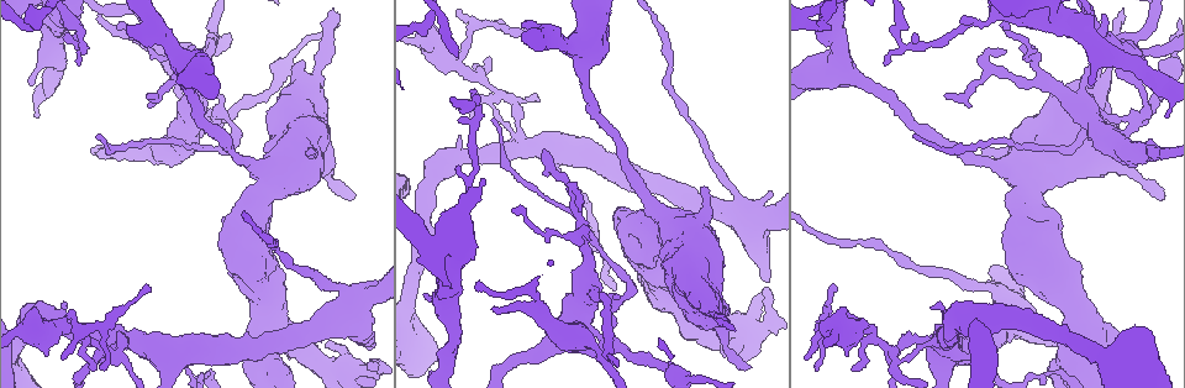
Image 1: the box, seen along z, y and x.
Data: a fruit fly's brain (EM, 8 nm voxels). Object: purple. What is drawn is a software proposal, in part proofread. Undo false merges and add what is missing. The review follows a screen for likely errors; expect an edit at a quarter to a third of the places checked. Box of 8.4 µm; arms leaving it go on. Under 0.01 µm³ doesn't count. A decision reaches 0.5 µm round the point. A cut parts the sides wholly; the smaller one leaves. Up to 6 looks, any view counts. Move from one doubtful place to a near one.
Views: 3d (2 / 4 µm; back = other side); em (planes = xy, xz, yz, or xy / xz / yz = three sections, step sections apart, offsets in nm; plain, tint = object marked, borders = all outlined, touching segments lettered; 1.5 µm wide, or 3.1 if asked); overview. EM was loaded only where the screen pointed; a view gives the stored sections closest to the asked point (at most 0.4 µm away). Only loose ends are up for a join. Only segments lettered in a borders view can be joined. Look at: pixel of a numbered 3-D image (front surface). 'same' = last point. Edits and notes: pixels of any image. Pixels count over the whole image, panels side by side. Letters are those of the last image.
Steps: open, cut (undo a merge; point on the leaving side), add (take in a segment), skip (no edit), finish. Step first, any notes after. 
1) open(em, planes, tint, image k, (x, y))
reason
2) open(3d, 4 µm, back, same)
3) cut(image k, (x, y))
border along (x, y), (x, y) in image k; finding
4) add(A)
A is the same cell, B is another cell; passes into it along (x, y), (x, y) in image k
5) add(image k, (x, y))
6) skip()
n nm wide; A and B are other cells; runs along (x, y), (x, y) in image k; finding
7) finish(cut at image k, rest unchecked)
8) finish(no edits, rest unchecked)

open(em, planes, borders, image 1, (1012, 192))
stops while still wide

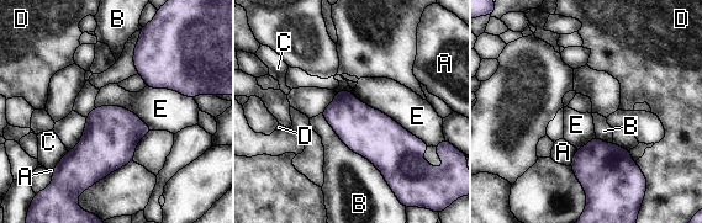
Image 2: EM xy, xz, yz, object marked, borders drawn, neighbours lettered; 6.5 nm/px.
skip()
300 nm wide; A, B, C, D and E are other cells; none of them fits

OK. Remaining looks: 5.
open(3d, 2 µm, image 1, (1162, 193))
long arm stops here

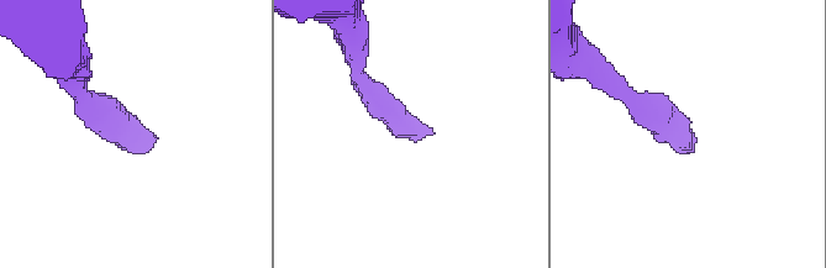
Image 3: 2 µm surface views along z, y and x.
open(em, yz, step 4, tint, image 3, (431, 135))
need the tissue

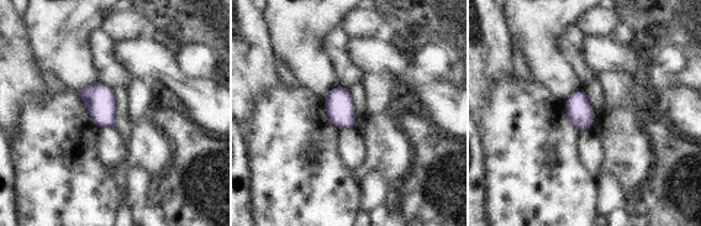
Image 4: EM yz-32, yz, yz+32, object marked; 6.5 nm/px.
open(em, xz, step 4, borders, same)

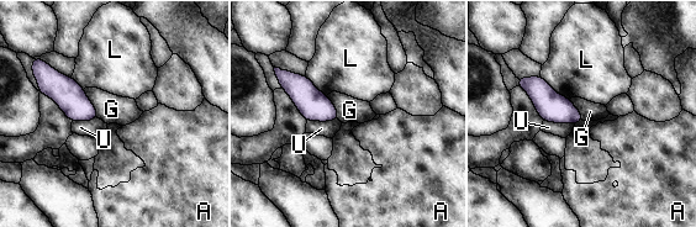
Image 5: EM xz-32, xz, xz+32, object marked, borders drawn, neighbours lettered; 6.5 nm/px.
skip()
A, G, L and U are other cells; border along (83, 89), (98, 117) in image 5; none of them fits

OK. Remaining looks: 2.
open(em, yz, step 4, tint, image 1, (835, 30))
arms part here

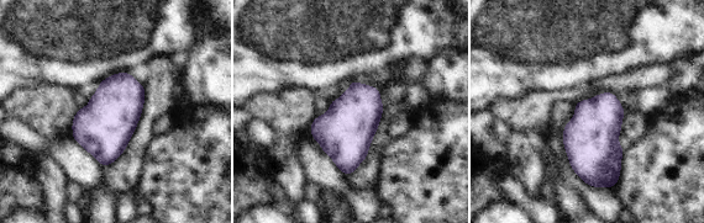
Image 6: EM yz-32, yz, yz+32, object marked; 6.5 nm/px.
open(em, yz, step 4, borders, same)
what lies round it

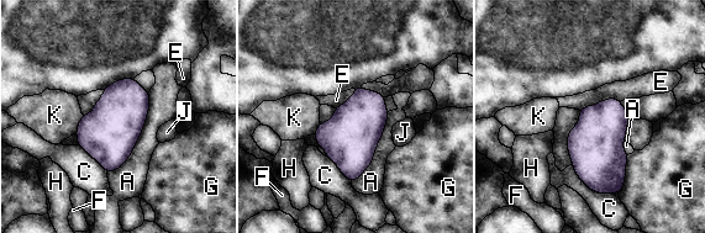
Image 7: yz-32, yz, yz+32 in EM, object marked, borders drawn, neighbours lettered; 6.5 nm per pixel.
skip()
A, C, E, F, G, H, J and K are other cells; border along (150, 91), (131, 154), (108, 173) in image 7; all the same neuron

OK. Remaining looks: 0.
finish(no edits, rest unchecked)

